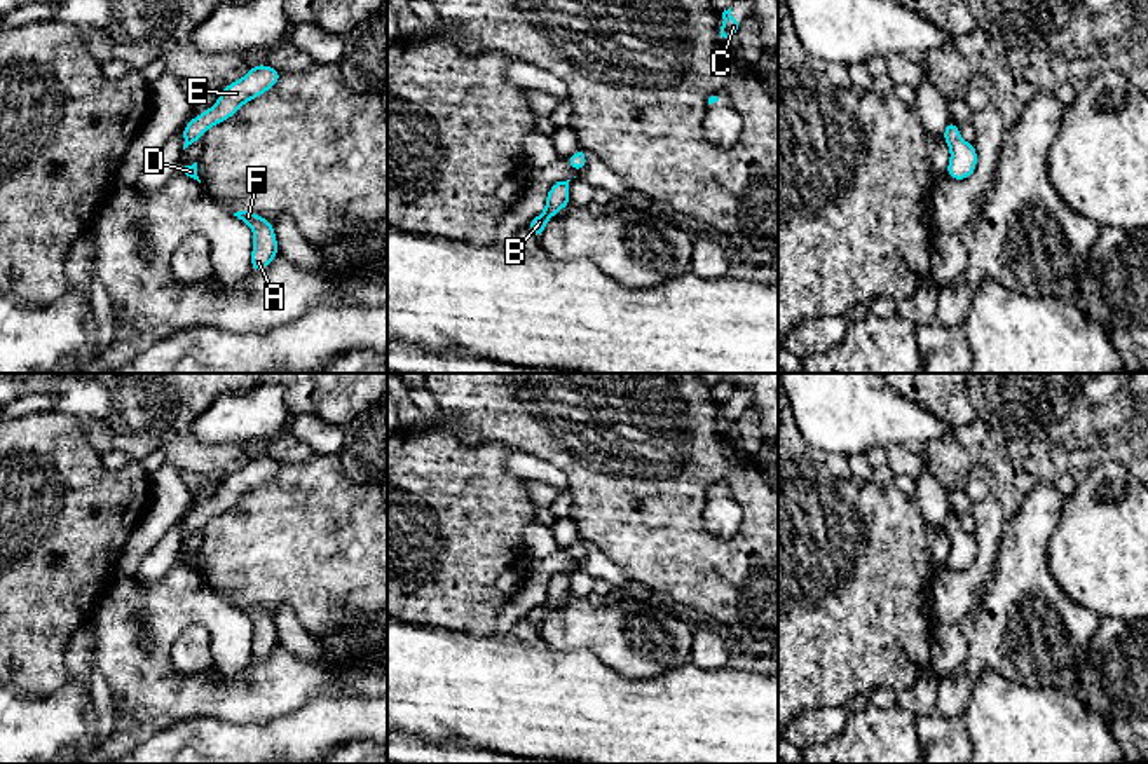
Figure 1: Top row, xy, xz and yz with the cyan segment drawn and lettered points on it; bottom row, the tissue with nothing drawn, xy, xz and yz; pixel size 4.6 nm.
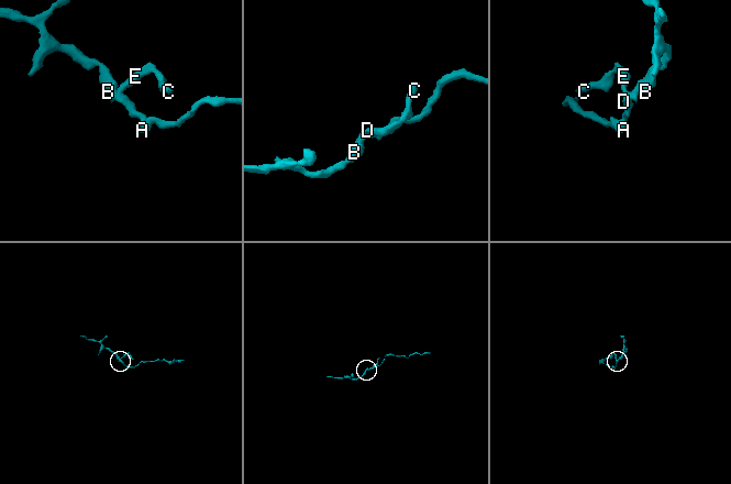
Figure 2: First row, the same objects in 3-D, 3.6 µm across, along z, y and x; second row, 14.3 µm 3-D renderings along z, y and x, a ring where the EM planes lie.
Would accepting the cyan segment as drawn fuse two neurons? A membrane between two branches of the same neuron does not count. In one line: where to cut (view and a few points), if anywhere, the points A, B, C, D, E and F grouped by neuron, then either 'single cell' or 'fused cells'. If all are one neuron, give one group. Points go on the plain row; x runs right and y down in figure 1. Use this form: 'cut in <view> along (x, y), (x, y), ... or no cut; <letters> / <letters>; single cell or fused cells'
no cut; A B C D E F; single cell

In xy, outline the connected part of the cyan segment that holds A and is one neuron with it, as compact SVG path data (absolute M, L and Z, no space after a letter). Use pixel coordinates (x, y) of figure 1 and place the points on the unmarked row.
M237 602L234 604L239 611L246 612L253 621L255 633L251 642L251 661L258 663L269 658L274 647L279 644L274 614L267 612L253 602Z

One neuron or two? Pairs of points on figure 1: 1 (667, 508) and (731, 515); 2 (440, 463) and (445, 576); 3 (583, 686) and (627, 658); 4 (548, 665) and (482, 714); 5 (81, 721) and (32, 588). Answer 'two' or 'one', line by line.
1: two
2: one
3: two
4: one
5: two

